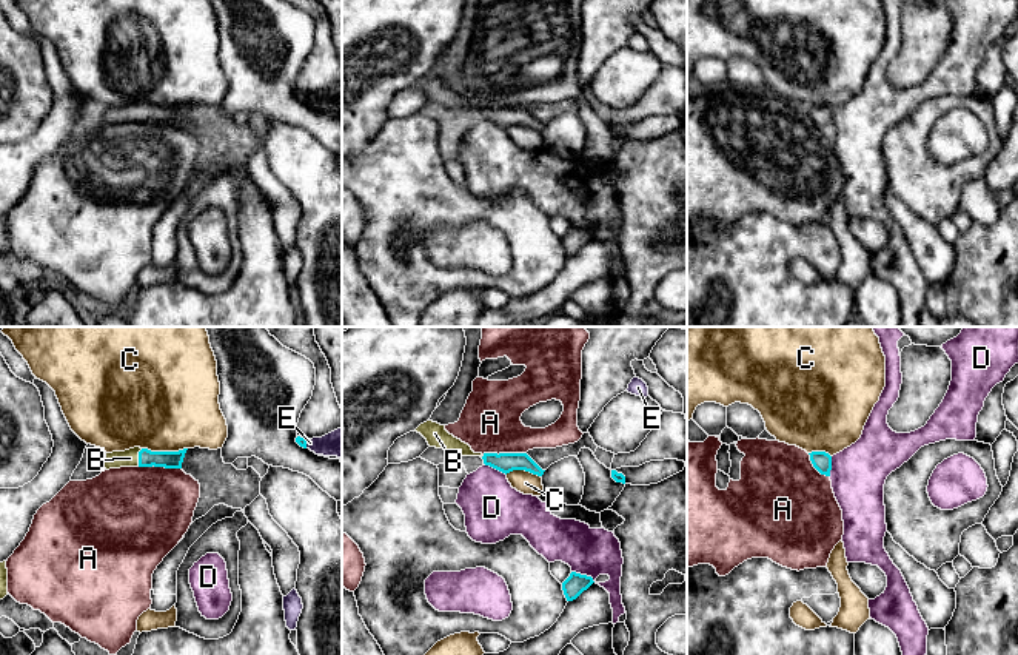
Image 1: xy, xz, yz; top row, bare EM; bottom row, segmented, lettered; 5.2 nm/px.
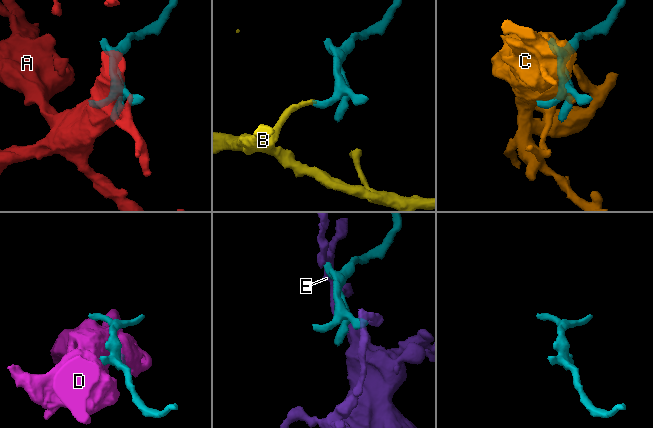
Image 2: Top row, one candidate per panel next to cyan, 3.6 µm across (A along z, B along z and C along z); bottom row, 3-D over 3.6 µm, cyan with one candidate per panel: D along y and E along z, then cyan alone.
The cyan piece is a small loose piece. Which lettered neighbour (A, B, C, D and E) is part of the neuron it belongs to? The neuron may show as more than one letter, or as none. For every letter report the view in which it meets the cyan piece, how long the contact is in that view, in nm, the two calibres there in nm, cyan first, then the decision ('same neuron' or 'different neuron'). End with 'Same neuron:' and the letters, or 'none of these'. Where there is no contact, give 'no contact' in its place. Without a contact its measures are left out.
A: meets cyan in xy; contact 240 nm long; 100 nm thick on the cyan side, 460 nm on the other; different neuron
B: meets cyan in xy; contact 90 nm long; 100 nm thick on the cyan side, 100 nm on the other; same neuron
C: meets cyan in xy; contact 240 nm long; 100 nm thick on the cyan side, 500 nm on the other; different neuron
D: meets cyan in xz; contact 140 nm long; 110 nm thick on the cyan side, 240 nm on the other; different neuron
E: meets cyan in xy; contact 50 nm long; 50 nm thick on the cyan side, 140 nm on the other; different neuron
Same neuron: B

